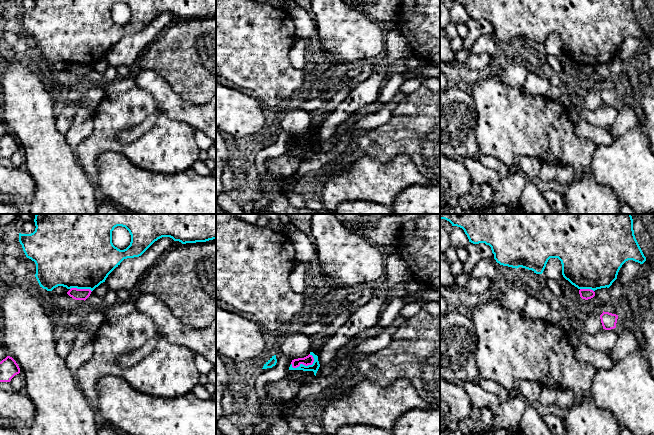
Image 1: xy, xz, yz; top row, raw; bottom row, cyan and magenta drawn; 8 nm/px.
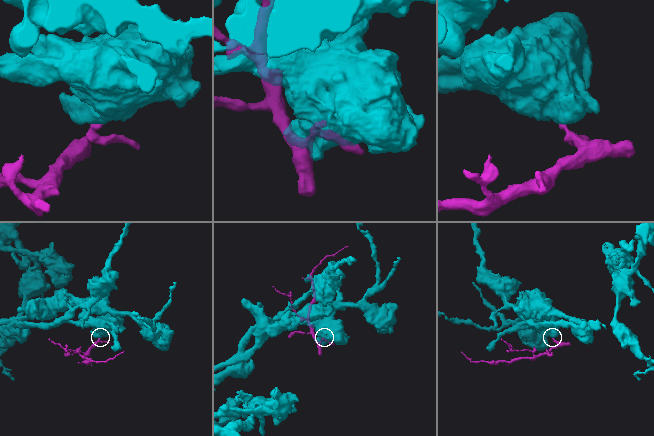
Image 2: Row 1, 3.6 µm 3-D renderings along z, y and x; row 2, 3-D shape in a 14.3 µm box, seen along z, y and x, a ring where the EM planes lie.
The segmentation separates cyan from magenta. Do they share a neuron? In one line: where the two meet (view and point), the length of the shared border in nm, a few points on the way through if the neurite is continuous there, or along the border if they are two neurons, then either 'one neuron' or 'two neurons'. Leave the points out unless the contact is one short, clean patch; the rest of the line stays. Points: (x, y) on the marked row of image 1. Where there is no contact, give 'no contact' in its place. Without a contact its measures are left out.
contact xz (304, 365); length 200 nm; two neurons

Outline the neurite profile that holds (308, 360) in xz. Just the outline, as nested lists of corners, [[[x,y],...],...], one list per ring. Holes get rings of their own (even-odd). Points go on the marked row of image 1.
[[[308,355],[304,358],[298,358],[298,359],[294,359],[292,360],[291,364],[293,368],[297,368],[299,367],[301,364],[308,366],[308,365],[312,365],[314,362],[314,358],[312,355]]]

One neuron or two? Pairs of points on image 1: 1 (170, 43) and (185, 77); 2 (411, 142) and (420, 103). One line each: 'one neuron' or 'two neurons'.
1: one neuron
2: one neuron

